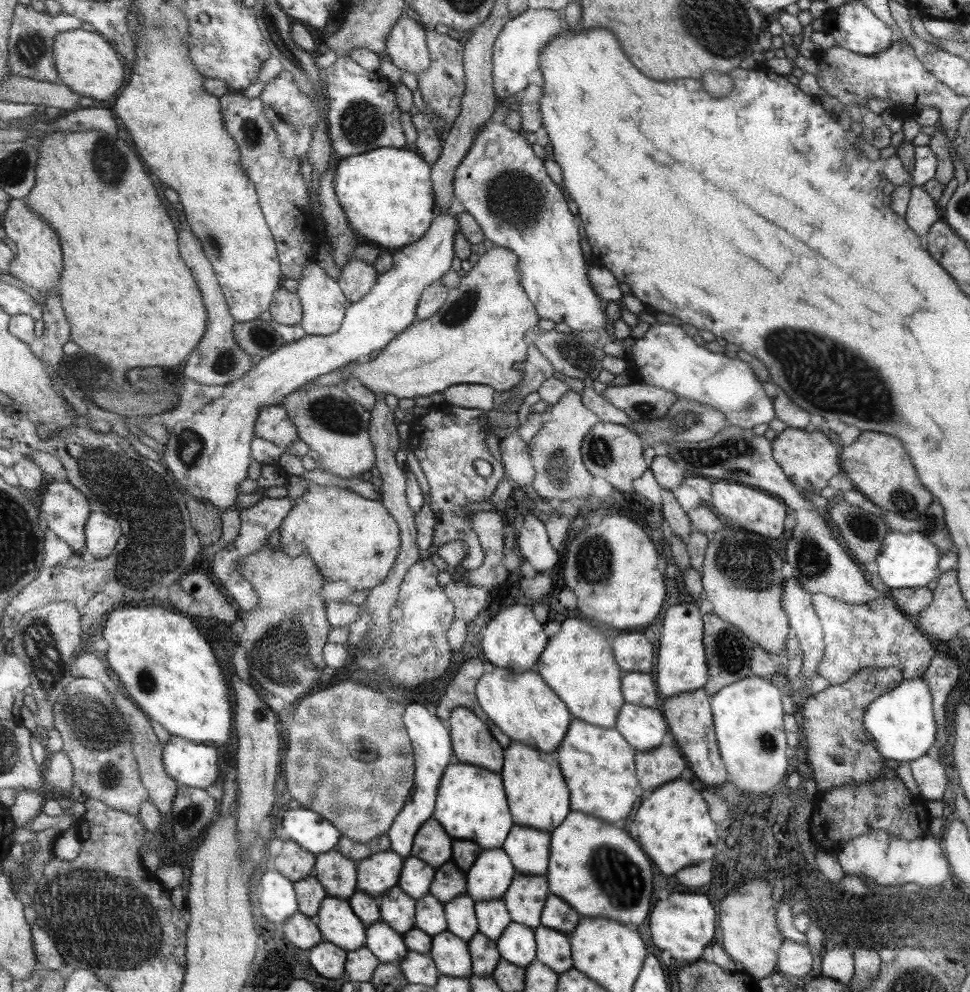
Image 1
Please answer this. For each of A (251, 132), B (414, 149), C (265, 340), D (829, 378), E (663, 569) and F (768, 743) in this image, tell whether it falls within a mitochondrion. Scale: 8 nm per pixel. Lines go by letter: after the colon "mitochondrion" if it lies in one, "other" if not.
A: mitochondrion
B: other
C: mitochondrion
D: mitochondrion
E: other
F: mitochondrion

